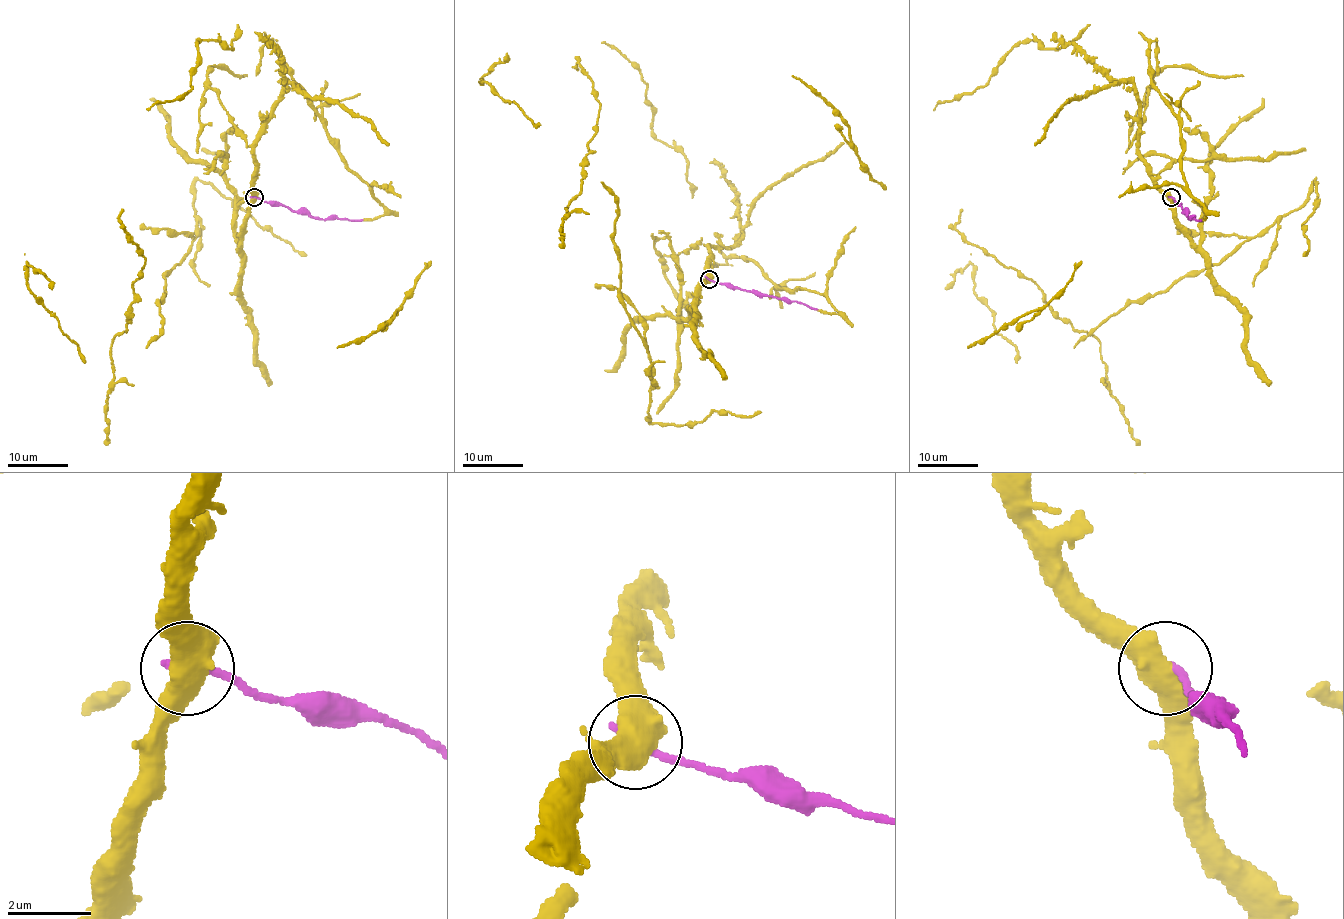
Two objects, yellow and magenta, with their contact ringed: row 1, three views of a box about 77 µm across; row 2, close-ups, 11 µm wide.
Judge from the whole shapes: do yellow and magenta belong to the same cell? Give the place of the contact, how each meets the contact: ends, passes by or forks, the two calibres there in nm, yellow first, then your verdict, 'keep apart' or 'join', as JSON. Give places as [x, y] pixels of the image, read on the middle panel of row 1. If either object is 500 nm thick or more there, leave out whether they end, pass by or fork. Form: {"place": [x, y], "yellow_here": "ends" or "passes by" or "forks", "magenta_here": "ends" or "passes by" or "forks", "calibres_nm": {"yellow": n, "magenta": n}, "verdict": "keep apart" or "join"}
{"place": [709, 279], "calibres_nm": {"yellow": 600, "magenta": 170}, "verdict": "join"}

